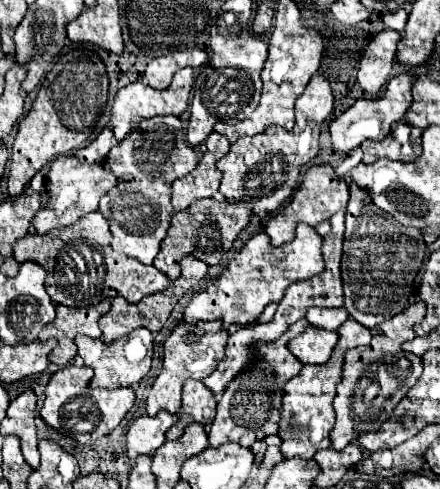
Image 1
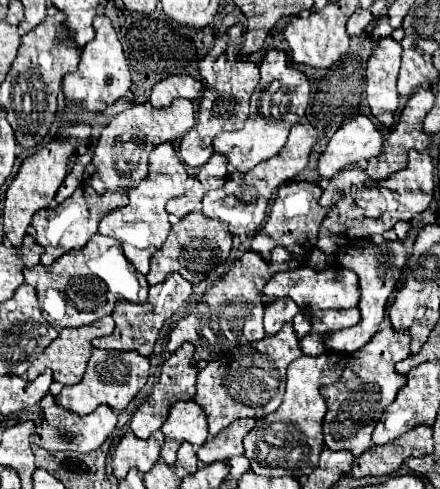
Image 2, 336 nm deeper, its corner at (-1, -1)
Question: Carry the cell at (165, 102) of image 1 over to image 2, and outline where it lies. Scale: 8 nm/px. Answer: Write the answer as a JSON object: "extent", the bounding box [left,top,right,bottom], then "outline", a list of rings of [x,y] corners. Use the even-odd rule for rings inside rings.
{"extent":[83,98,195,194],"outline":[[[177,98],[167,108],[155,110],[149,102],[147,104],[131,104],[125,112],[117,114],[109,126],[101,132],[99,142],[93,150],[93,160],[85,168],[83,182],[91,186],[97,194],[105,192],[129,192],[133,186],[139,186],[139,182],[145,178],[149,152],[159,146],[161,142],[173,142],[177,138],[183,138],[183,134],[195,124],[193,104],[185,98]]]}

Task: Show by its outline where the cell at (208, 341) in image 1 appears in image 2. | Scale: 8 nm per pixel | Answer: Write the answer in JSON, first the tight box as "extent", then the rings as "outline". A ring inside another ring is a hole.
{"extent":[131,344,197,440],"outline":[[[183,344],[175,354],[171,354],[163,368],[161,368],[161,376],[159,376],[159,382],[155,384],[151,396],[147,402],[143,402],[133,418],[131,418],[131,432],[141,438],[141,440],[147,440],[155,430],[161,428],[161,424],[167,420],[167,414],[169,414],[169,408],[179,402],[179,400],[193,400],[193,394],[195,394],[195,380],[197,380],[197,366],[191,364],[191,358],[193,358],[193,346],[191,344]]]}

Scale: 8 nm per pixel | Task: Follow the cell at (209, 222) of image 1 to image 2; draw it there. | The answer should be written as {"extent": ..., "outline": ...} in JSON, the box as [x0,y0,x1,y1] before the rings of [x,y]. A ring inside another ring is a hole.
{"extent":[147,212,231,284],"outline":[[[191,212],[185,218],[181,218],[177,224],[171,226],[171,232],[169,232],[165,244],[161,246],[161,250],[157,250],[157,254],[153,254],[147,282],[149,284],[163,282],[167,274],[177,272],[191,284],[197,284],[215,266],[219,266],[223,260],[227,260],[229,250],[231,250],[231,234],[229,234],[229,230],[225,230],[225,224],[219,220],[207,218],[203,212]]]}

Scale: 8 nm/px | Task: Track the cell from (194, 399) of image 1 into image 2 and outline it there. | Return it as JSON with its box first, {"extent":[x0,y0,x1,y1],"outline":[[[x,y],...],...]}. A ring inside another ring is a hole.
{"extent":[161,400,207,466],"outline":[[[193,400],[175,402],[169,410],[167,420],[161,426],[161,432],[165,434],[165,444],[161,446],[161,460],[171,466],[183,442],[189,442],[193,446],[201,446],[207,442],[205,412]]]}

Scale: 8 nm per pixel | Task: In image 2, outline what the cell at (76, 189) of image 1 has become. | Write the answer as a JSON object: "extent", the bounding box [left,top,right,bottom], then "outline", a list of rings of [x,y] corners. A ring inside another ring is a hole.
{"extent":[31,186,127,266],"outline":[[[79,186],[71,198],[67,198],[63,204],[59,204],[55,210],[41,210],[33,216],[31,228],[35,232],[35,242],[45,248],[45,254],[41,256],[43,266],[51,266],[57,258],[71,250],[81,250],[93,234],[97,234],[97,226],[105,214],[111,210],[117,210],[121,206],[127,206],[127,194],[103,194],[99,196],[89,186]]]}

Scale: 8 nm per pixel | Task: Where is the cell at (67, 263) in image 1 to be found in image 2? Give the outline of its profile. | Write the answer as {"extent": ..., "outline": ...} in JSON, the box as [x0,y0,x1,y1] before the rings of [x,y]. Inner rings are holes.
{"extent":[23,234,149,332],"outline":[[[95,234],[83,250],[61,256],[57,262],[53,262],[53,266],[45,268],[39,264],[35,268],[25,268],[23,274],[25,282],[37,290],[37,300],[45,320],[57,332],[63,328],[79,328],[109,316],[119,300],[143,304],[149,290],[145,276],[139,274],[125,258],[119,242],[101,234]]]}

